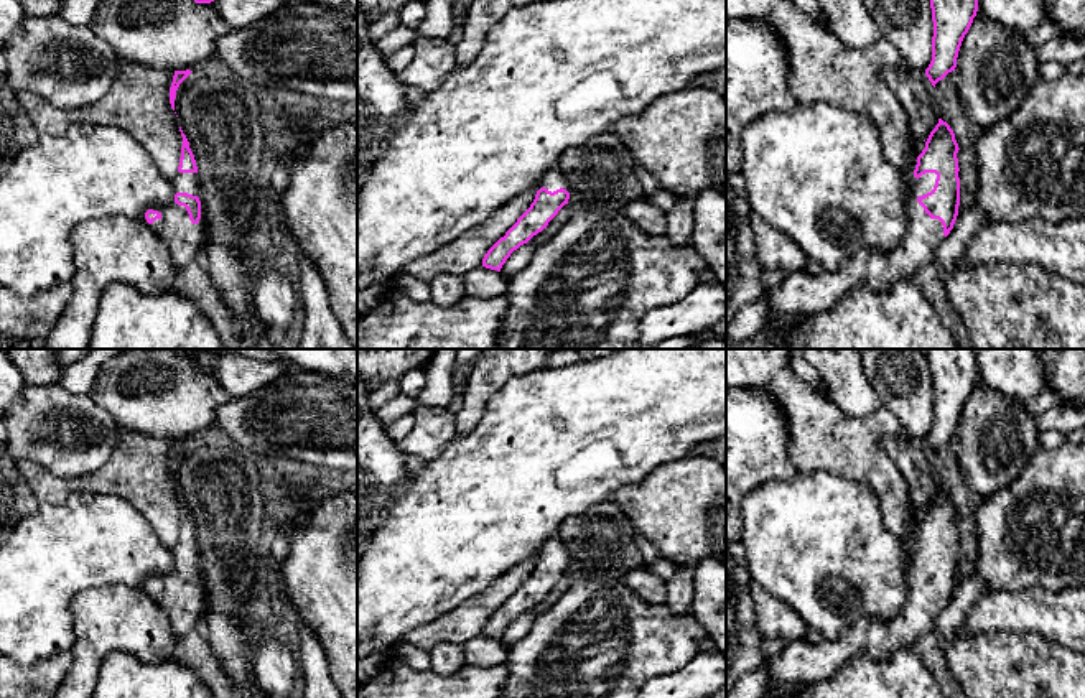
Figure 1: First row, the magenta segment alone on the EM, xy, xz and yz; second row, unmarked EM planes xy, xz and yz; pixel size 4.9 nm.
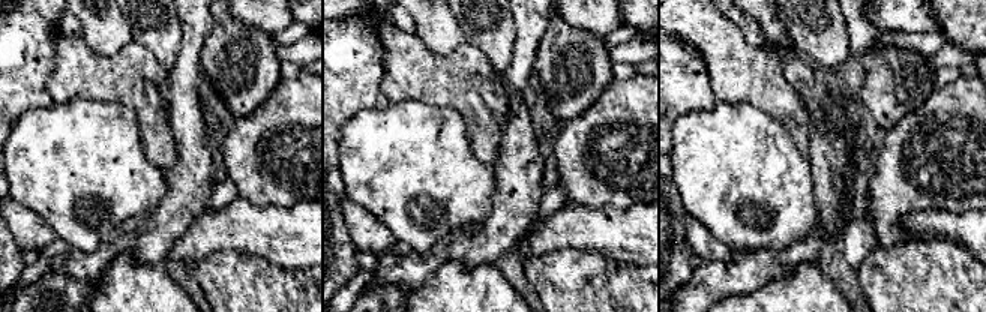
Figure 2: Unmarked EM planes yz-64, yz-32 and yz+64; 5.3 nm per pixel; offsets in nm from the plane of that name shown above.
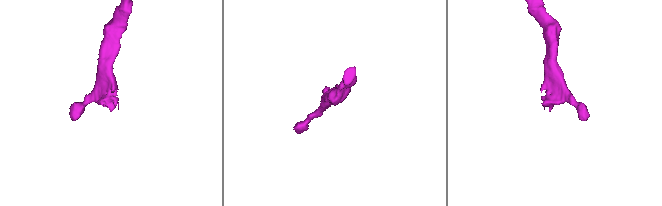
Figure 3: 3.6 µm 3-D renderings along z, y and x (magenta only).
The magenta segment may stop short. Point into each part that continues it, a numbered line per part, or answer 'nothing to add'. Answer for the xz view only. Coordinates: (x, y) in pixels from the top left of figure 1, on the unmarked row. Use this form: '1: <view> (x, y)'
1: xz (552, 549)

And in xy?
1: xy (185, 608)

